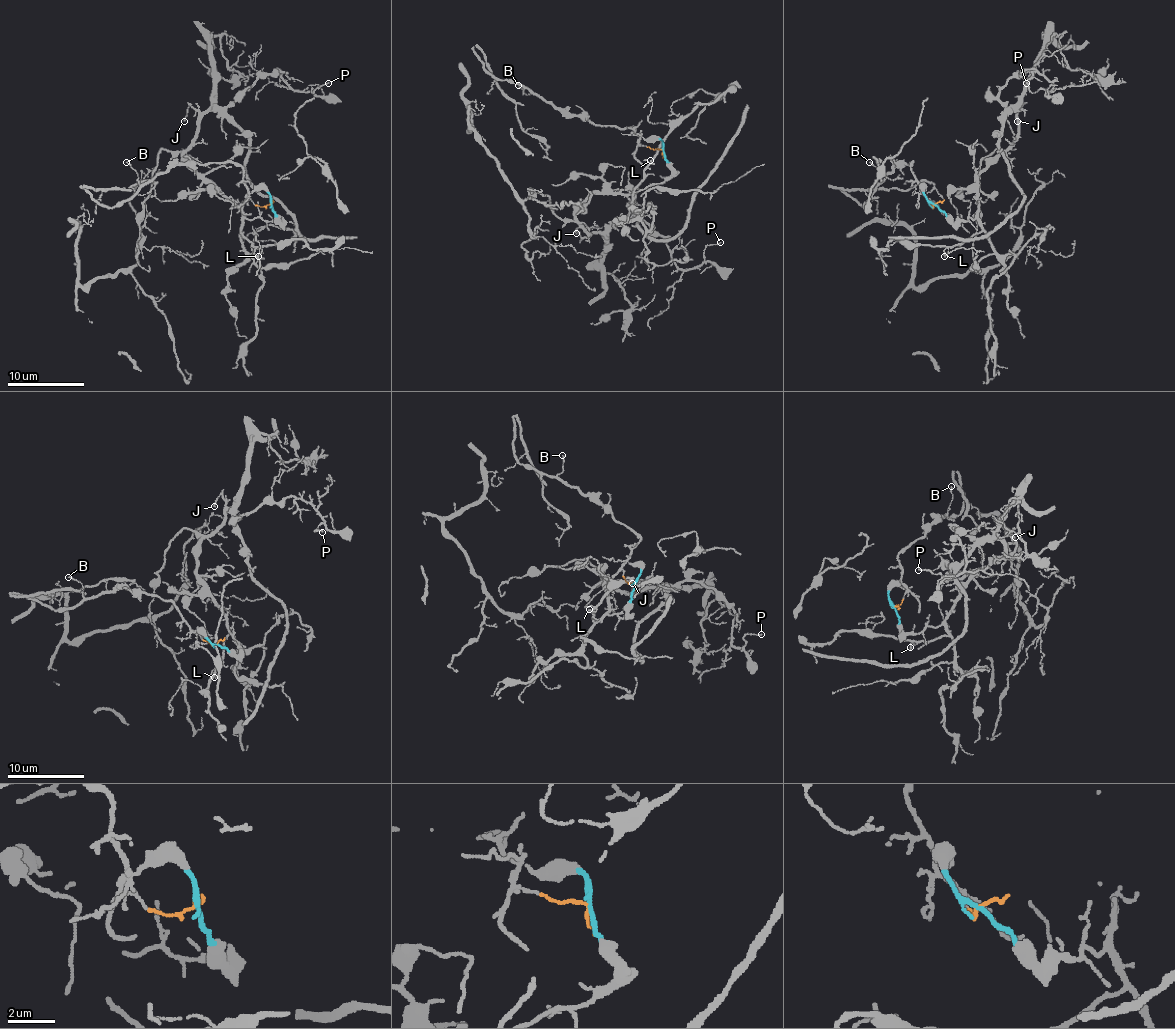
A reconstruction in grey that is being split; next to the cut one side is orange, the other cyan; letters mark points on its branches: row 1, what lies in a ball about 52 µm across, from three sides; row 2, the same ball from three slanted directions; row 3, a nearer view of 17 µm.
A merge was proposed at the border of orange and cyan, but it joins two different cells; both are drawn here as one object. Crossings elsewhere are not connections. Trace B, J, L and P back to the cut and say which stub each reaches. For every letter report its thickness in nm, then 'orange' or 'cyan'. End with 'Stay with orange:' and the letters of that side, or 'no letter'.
B: calibre 120 nm; orange
J: calibre 100 nm; cyan
L: calibre 120 nm; cyan
P: calibre 110 nm; cyan
Stay with orange: B

